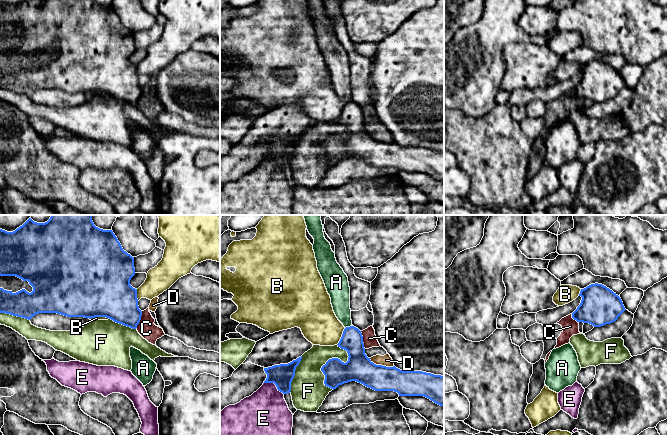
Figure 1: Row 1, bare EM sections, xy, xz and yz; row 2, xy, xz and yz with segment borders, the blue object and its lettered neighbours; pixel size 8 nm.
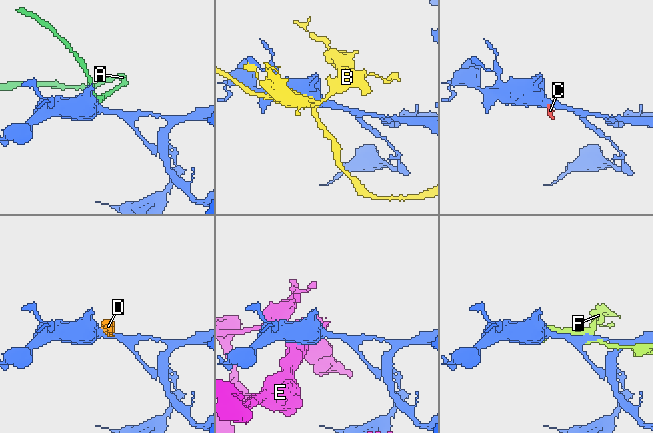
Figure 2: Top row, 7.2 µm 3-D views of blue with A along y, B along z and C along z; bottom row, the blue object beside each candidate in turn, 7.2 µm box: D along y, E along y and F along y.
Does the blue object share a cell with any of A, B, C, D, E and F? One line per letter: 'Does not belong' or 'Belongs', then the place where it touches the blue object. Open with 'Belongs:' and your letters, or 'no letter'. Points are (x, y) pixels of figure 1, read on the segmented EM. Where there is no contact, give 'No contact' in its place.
Belongs: no letter
A: Does not belong. Touches blue at xz (348, 327)
B: Does not belong. Touches blue at xz (342, 336)
C: Does not belong. Touches blue at xy (140, 319)
D: Does not belong. Touches blue at xz (381, 365)
E: Does not belong. Touches blue at xz (274, 383)
F: Does not belong. Touches blue at xz (332, 358)

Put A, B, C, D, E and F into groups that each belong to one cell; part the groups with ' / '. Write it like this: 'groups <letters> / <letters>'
groups A / B / C D / E / F

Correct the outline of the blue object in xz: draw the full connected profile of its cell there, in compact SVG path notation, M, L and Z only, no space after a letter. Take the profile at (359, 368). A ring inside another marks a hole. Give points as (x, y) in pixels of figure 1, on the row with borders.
M354 326L344 329L337 345L347 351L348 361L344 363L332 358L322 366L325 386L334 390L339 385L356 381L375 391L394 391L399 396L424 396L444 406L444 376L374 364L365 354L361 331Z

